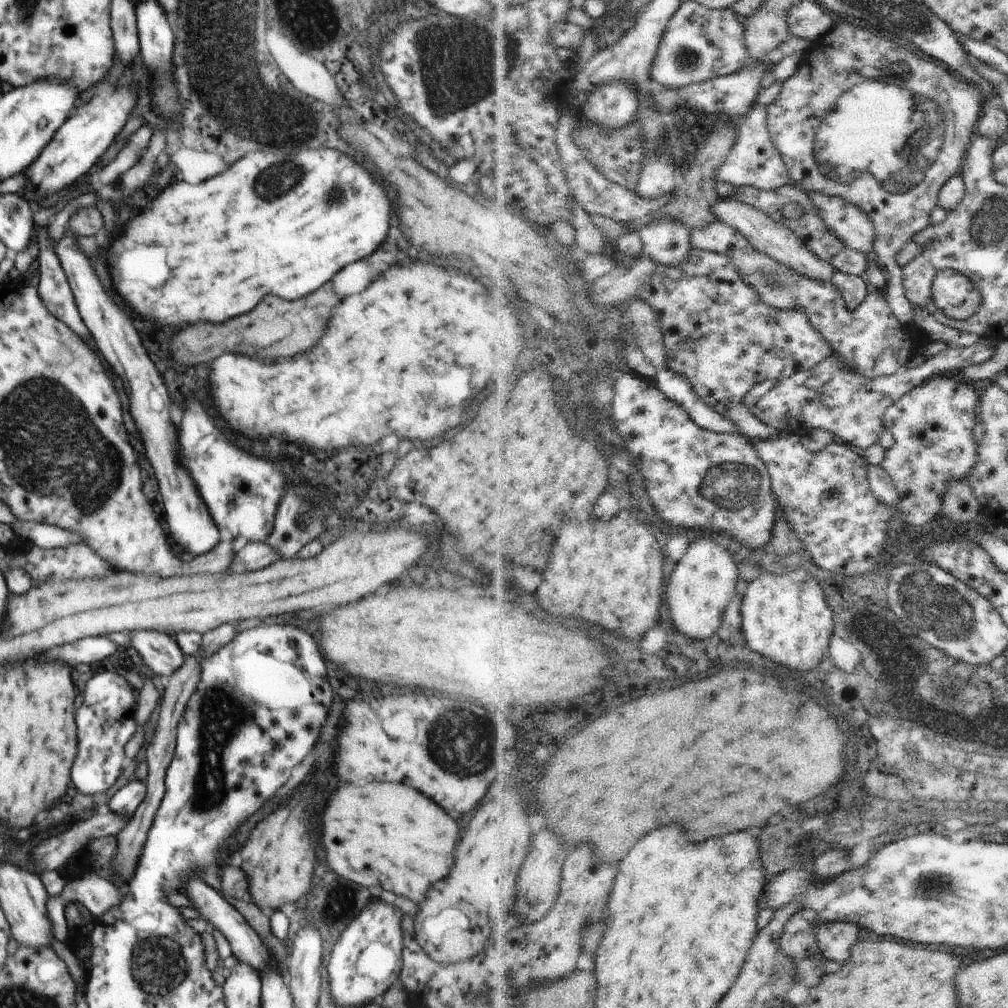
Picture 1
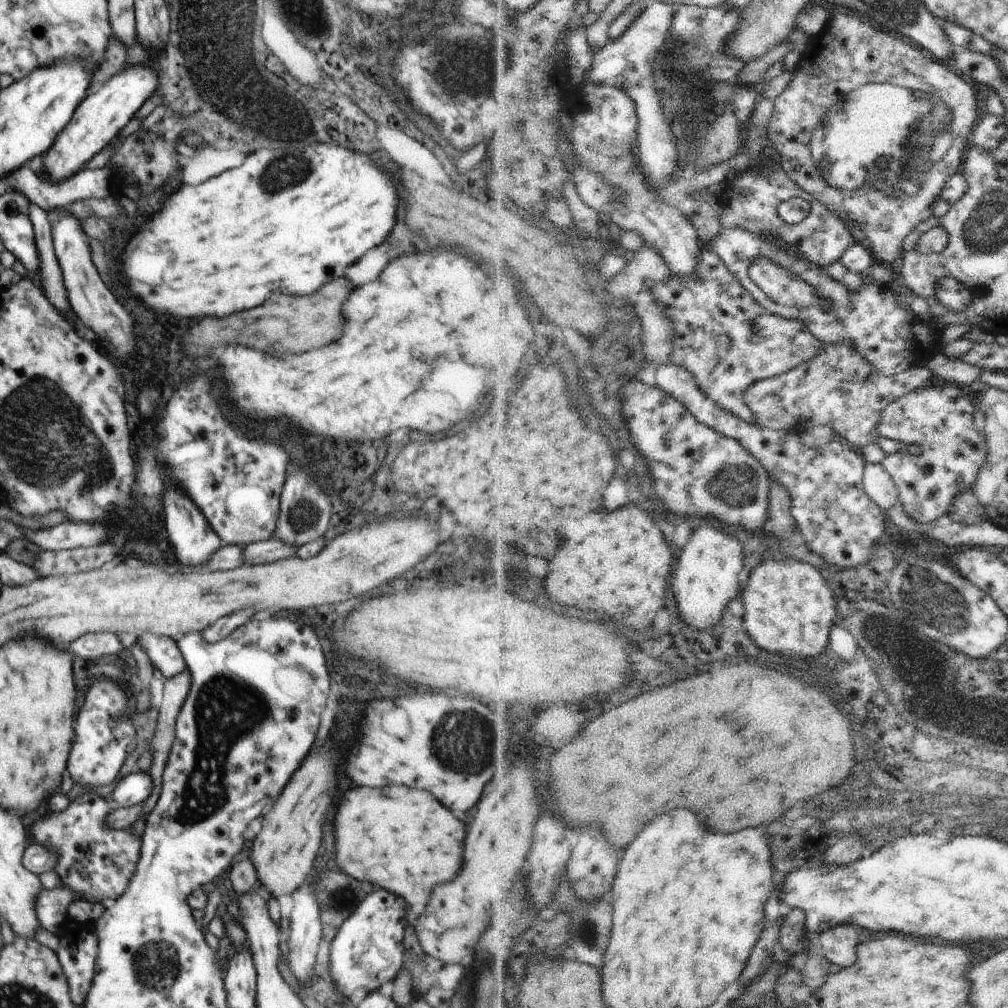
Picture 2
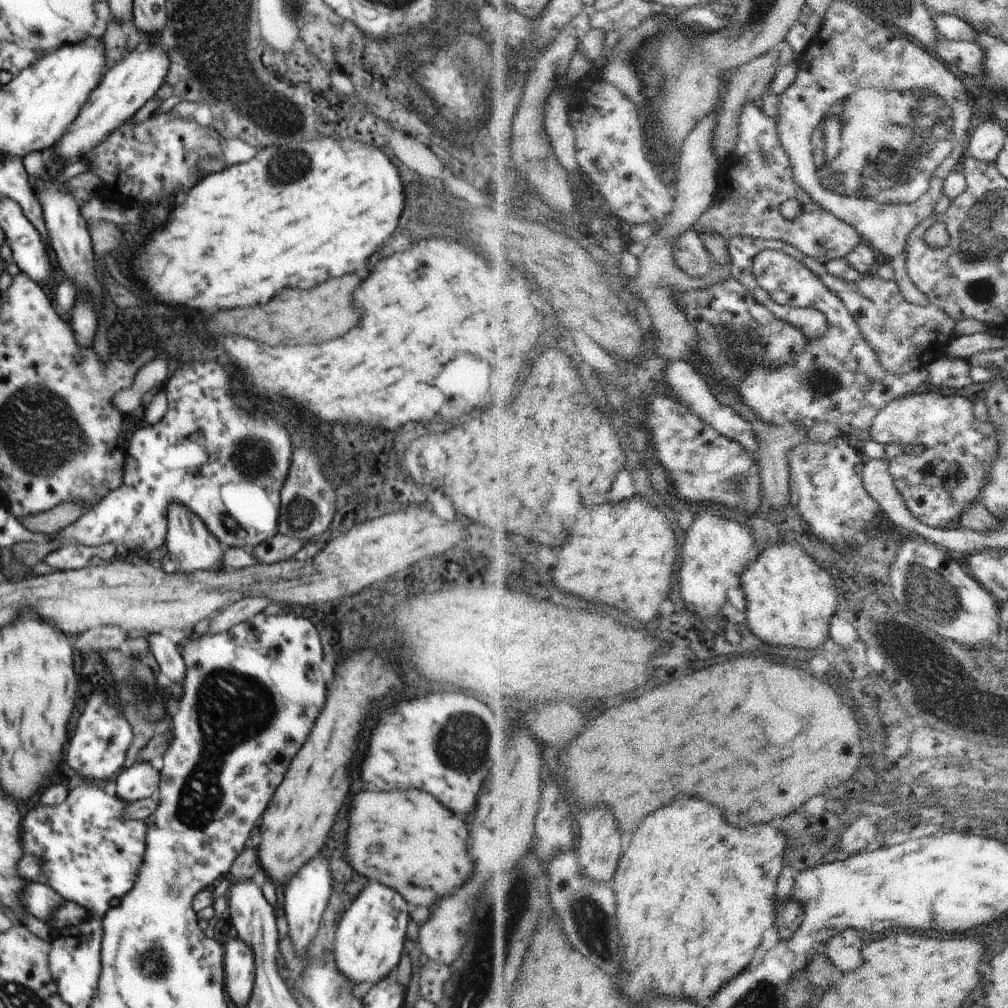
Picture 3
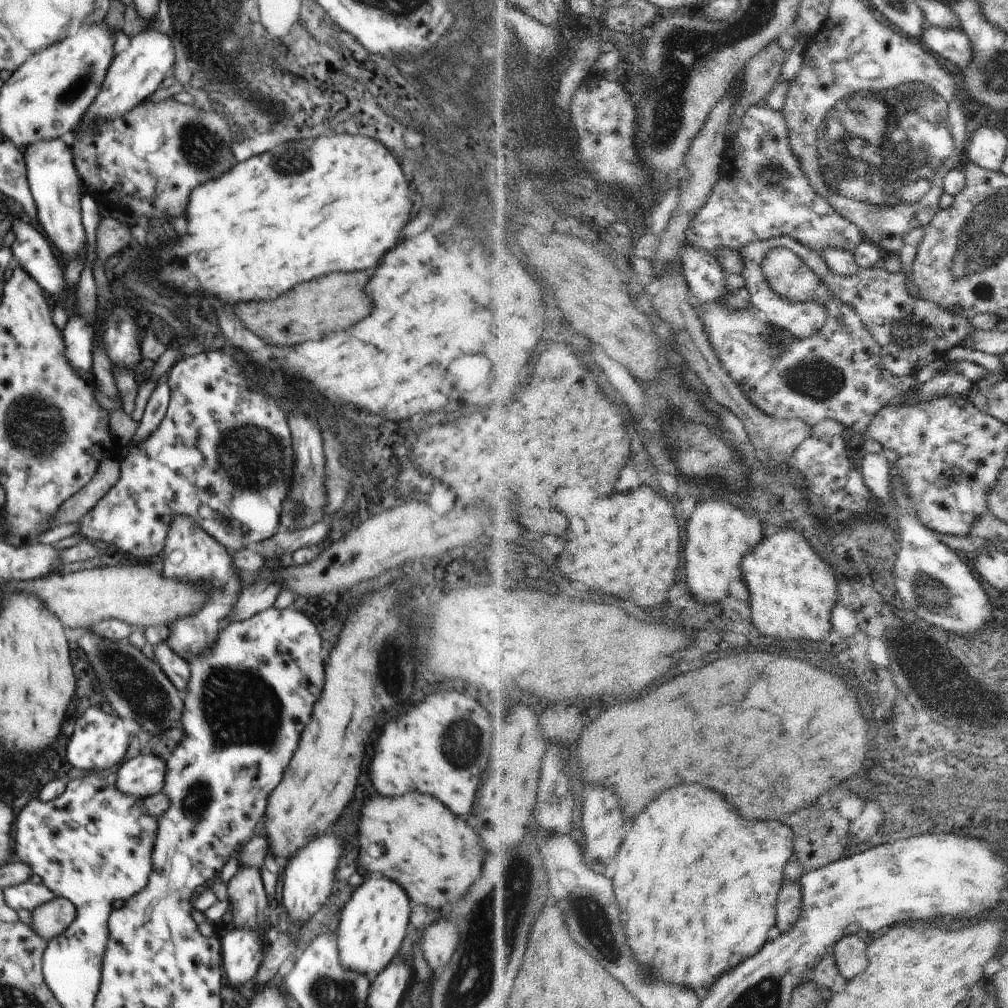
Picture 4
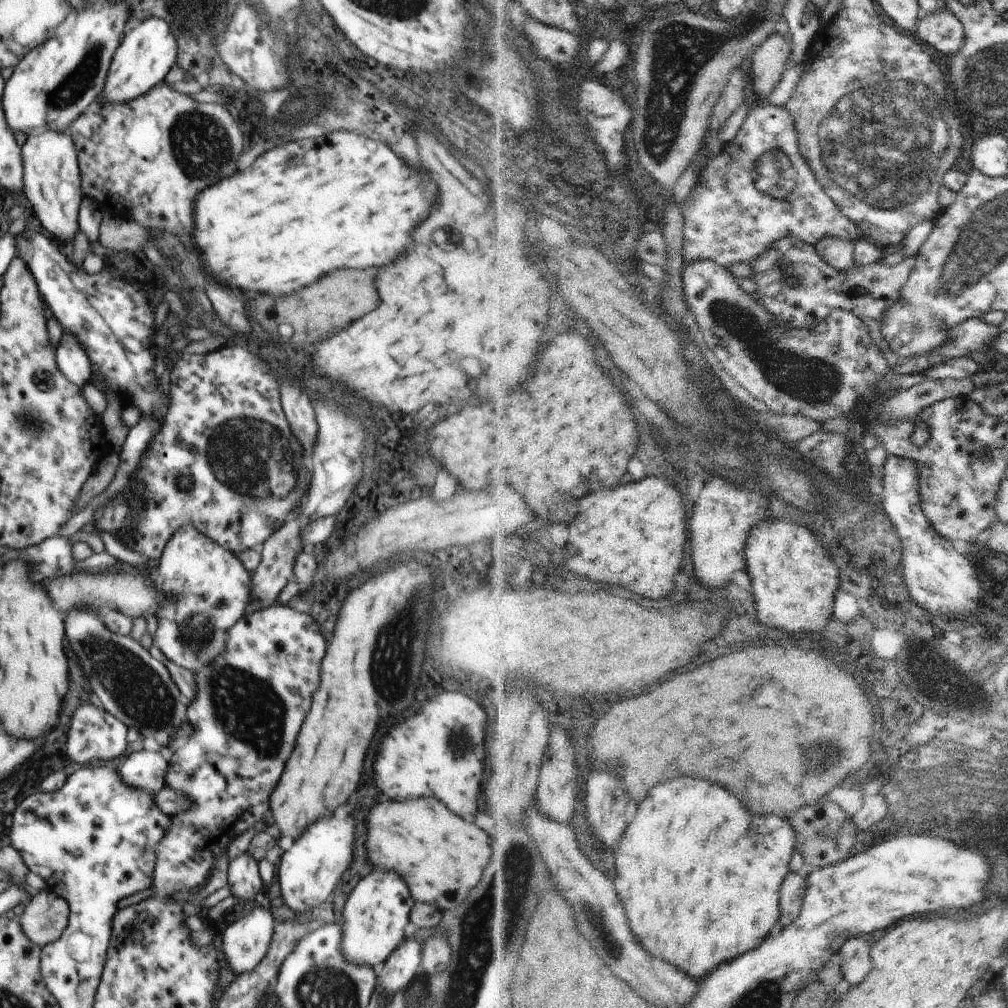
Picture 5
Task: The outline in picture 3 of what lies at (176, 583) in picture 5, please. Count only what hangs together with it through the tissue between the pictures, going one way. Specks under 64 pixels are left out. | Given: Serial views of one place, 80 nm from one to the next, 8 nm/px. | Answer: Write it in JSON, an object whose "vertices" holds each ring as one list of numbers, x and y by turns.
{"vertices":[[173,502,167,508,167,549,176,562,176,572,191,573,198,569,222,569,223,544,206,528,202,519,183,504]]}

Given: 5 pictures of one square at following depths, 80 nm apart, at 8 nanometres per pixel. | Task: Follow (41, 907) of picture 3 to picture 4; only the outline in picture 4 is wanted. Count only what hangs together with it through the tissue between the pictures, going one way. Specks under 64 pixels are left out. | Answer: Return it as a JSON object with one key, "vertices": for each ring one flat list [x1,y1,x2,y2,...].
{"vertices":[[30,881,3,888,3,895,6,904,10,908,15,911,26,909,31,913,40,905,56,898,54,893,49,888,46,888,44,883,35,884]]}

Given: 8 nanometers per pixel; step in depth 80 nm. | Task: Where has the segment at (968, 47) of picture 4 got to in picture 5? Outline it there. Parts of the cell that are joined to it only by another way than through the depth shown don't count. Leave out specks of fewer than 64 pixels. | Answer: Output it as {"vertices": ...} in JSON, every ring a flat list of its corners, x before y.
{"vertices":[[950,10,925,15,915,36,950,57,958,54,965,45,963,24]]}

